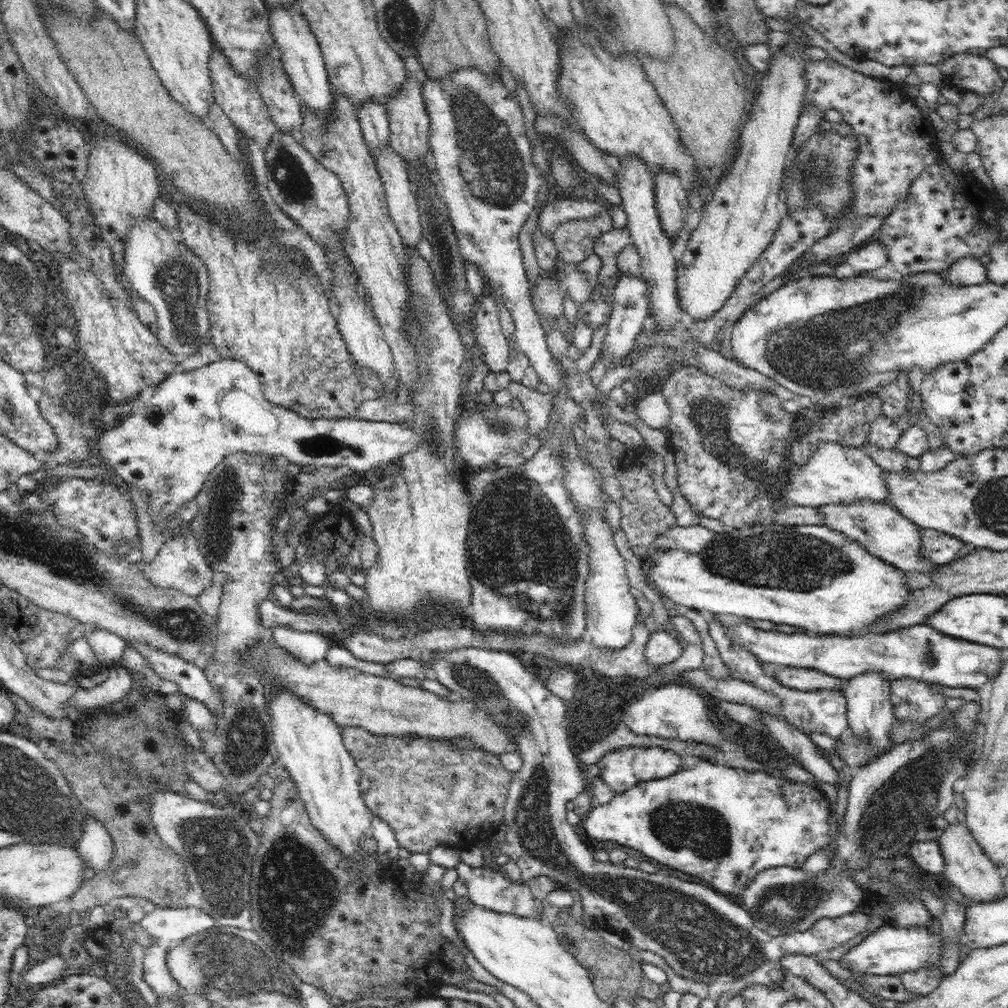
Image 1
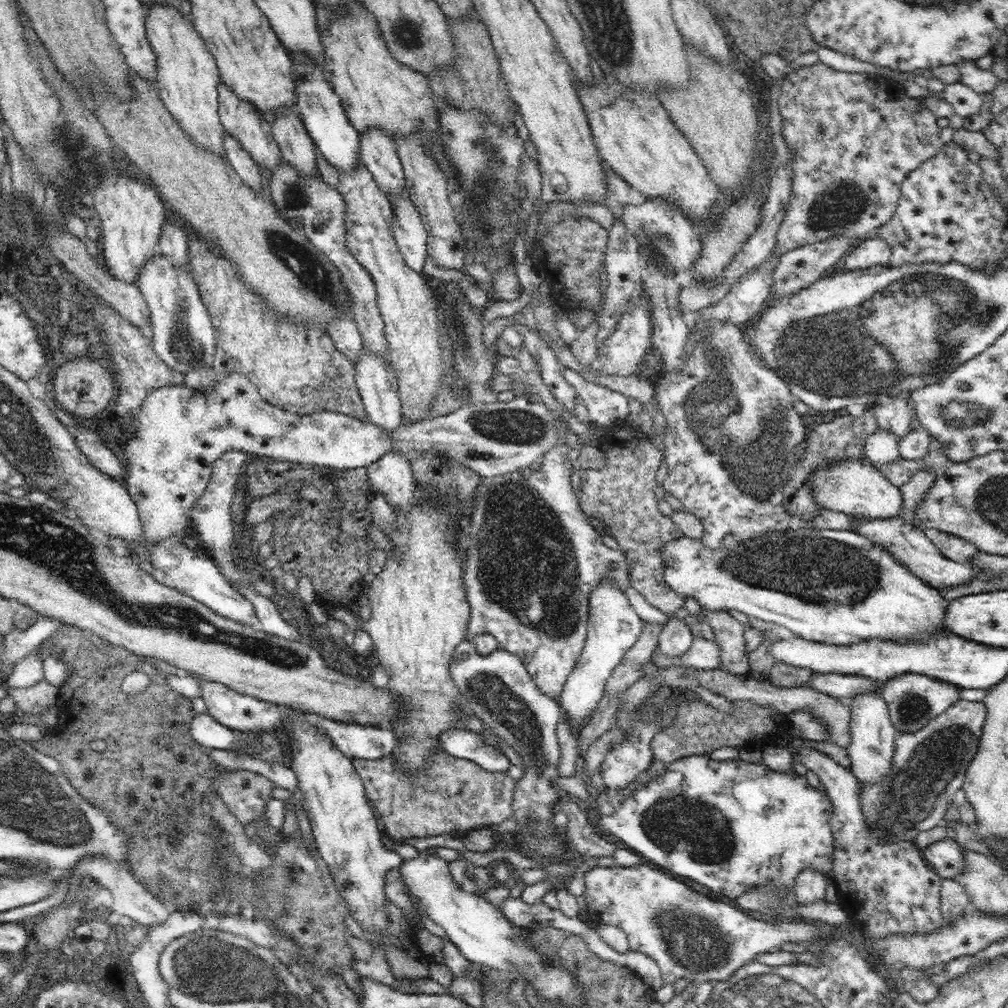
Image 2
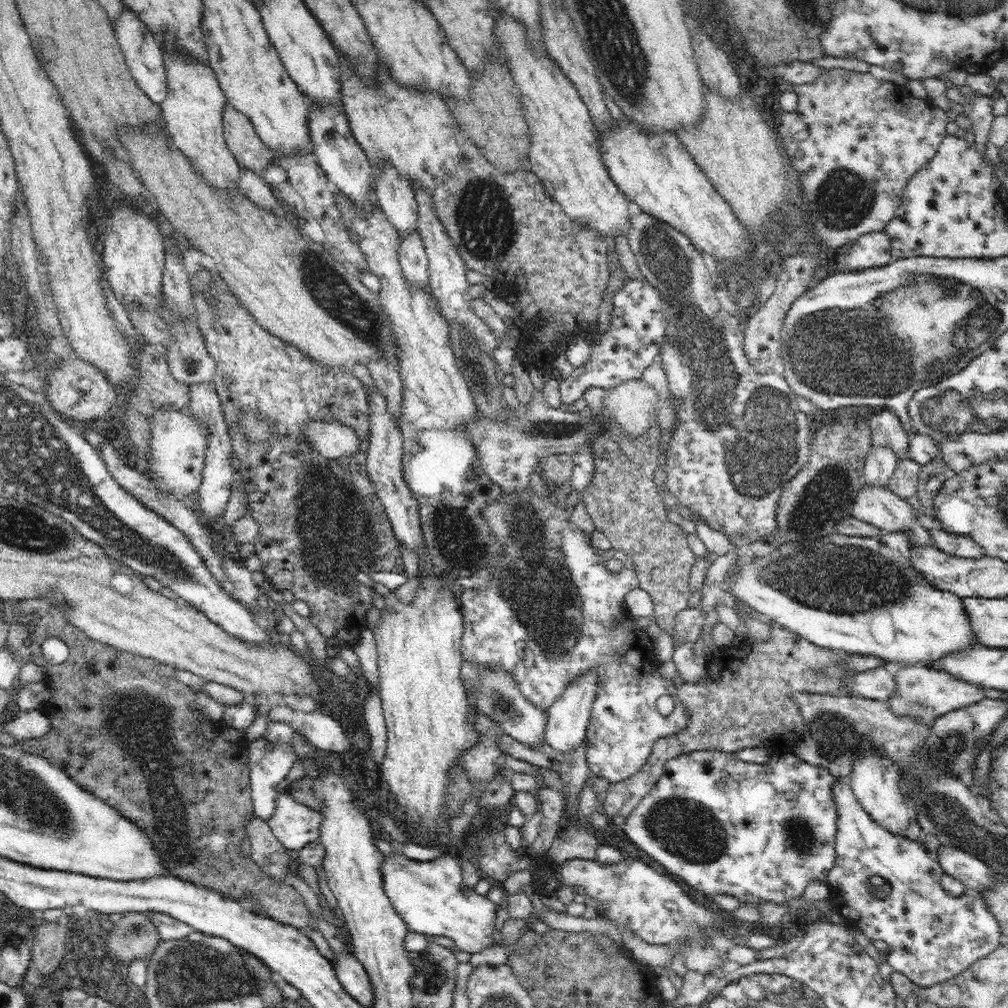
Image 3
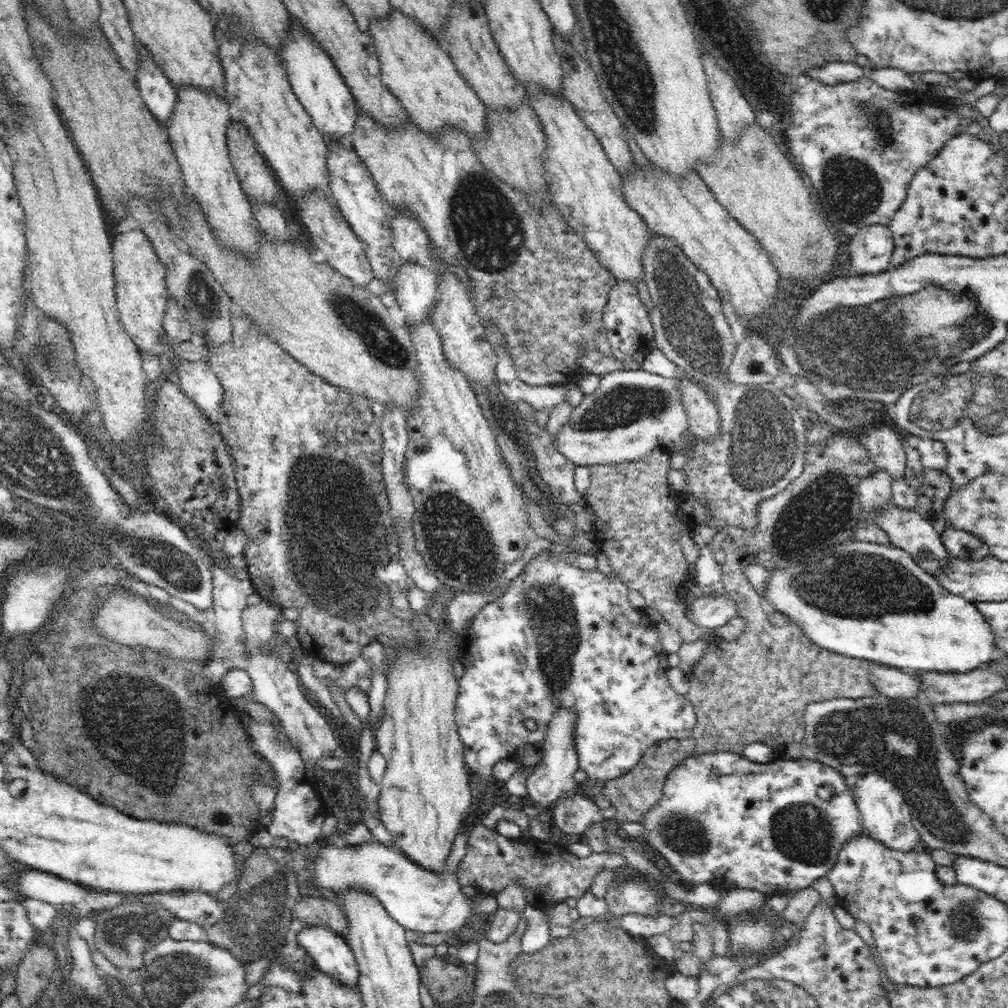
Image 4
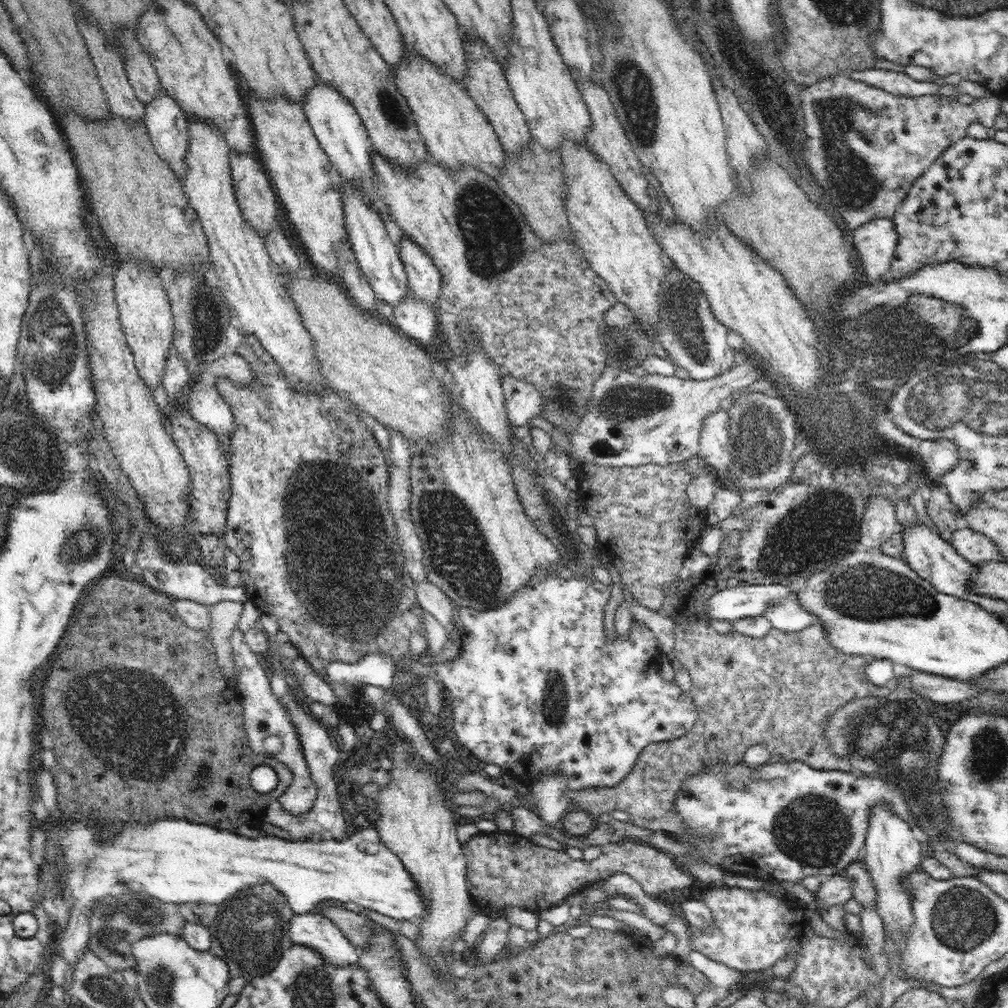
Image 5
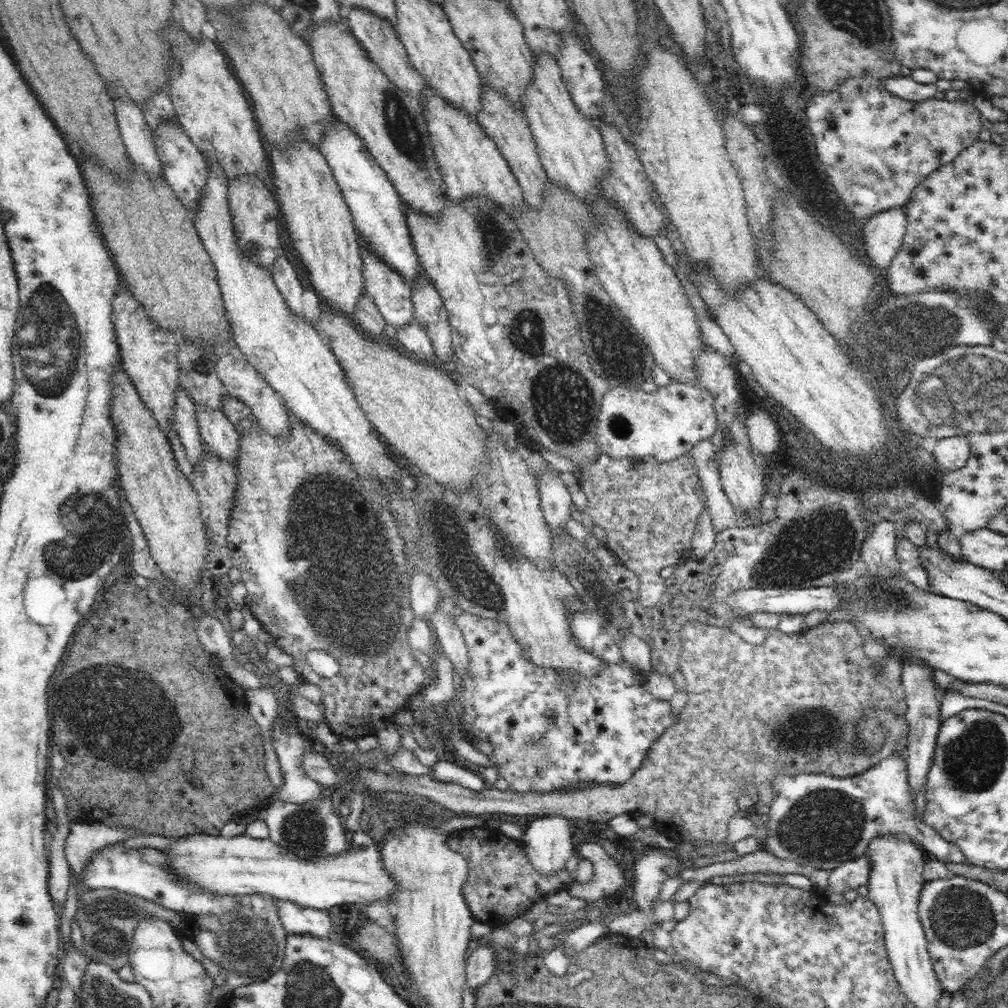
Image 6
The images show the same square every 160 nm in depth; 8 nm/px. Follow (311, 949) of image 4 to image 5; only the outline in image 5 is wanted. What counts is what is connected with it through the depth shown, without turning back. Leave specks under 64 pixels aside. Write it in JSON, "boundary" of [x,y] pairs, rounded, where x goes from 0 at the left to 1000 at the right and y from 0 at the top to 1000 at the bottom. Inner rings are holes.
{"boundary":[[[315,906],[292,908],[287,926],[291,938],[310,941],[323,957],[340,961],[355,954],[352,937],[328,913]]]}

